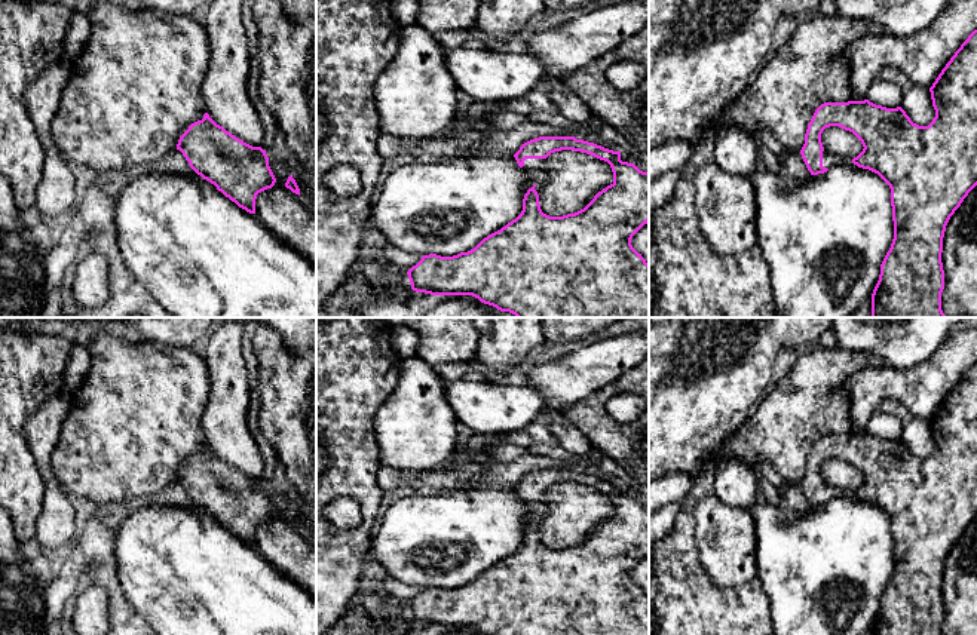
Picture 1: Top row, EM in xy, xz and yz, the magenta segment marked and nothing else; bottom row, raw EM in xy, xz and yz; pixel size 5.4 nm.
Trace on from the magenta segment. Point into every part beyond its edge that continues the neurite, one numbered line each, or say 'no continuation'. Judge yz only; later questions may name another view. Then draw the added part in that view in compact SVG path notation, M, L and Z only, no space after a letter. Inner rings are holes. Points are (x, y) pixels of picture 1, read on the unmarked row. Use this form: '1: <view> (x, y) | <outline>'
1: yz (829, 493) | M826 482L823 484L823 499L830 501L831 499L834 499L836 496L842 494L842 491L839 491L837 488L833 488L830 485L827 485Z

